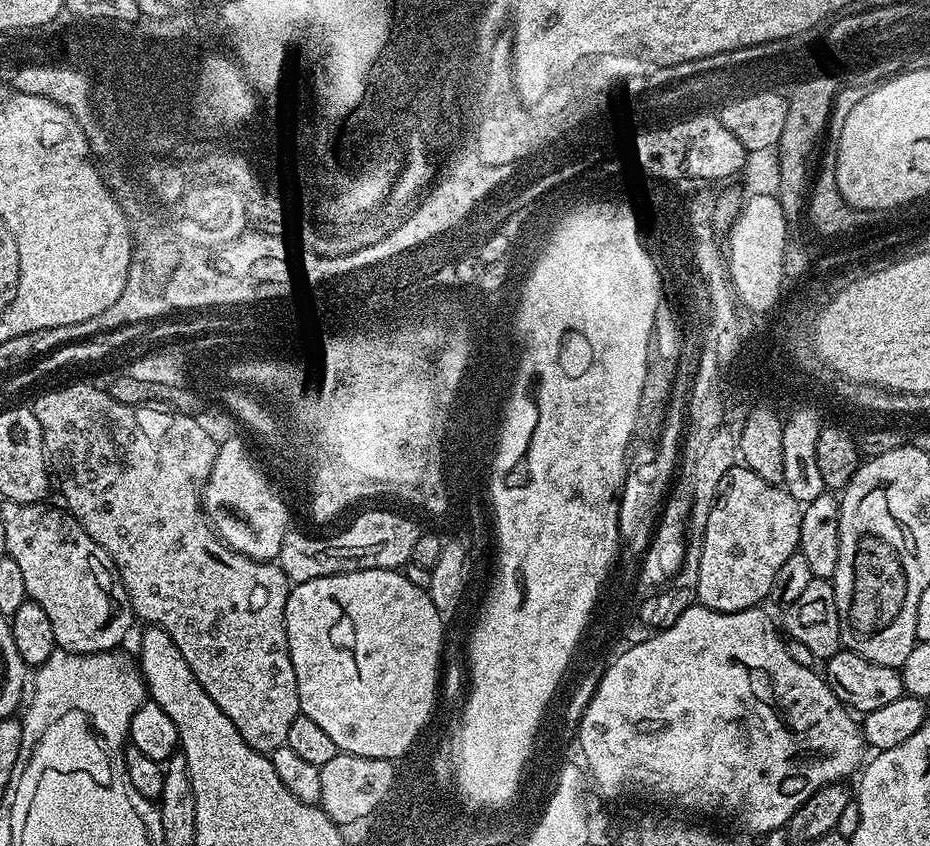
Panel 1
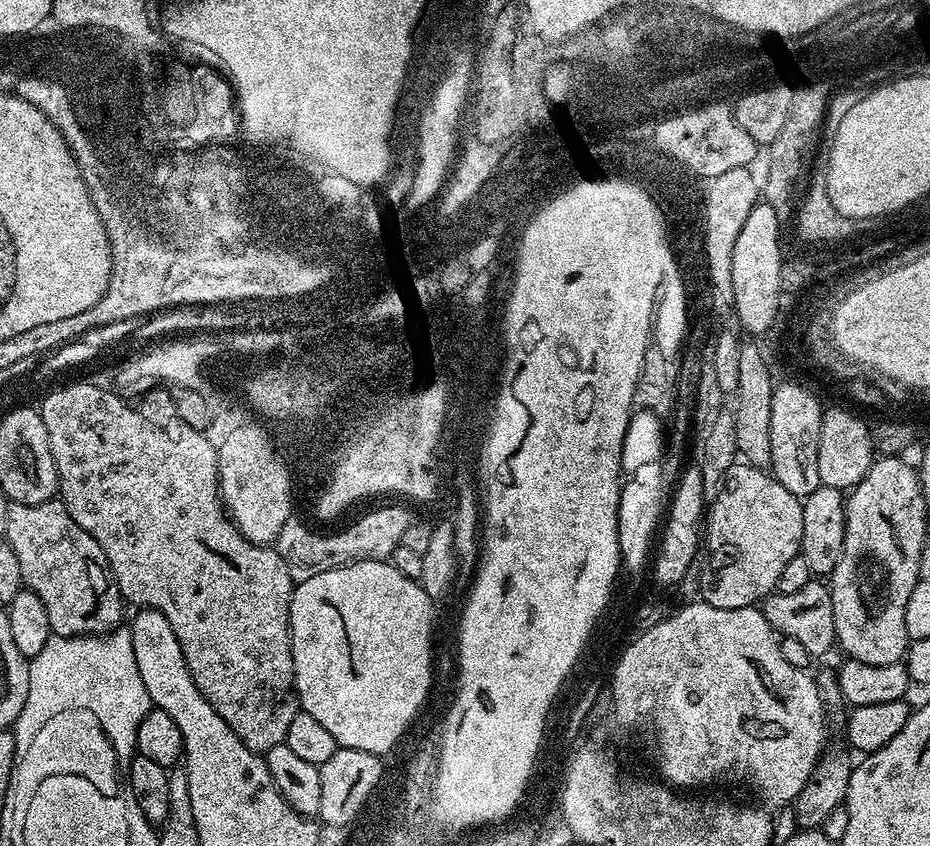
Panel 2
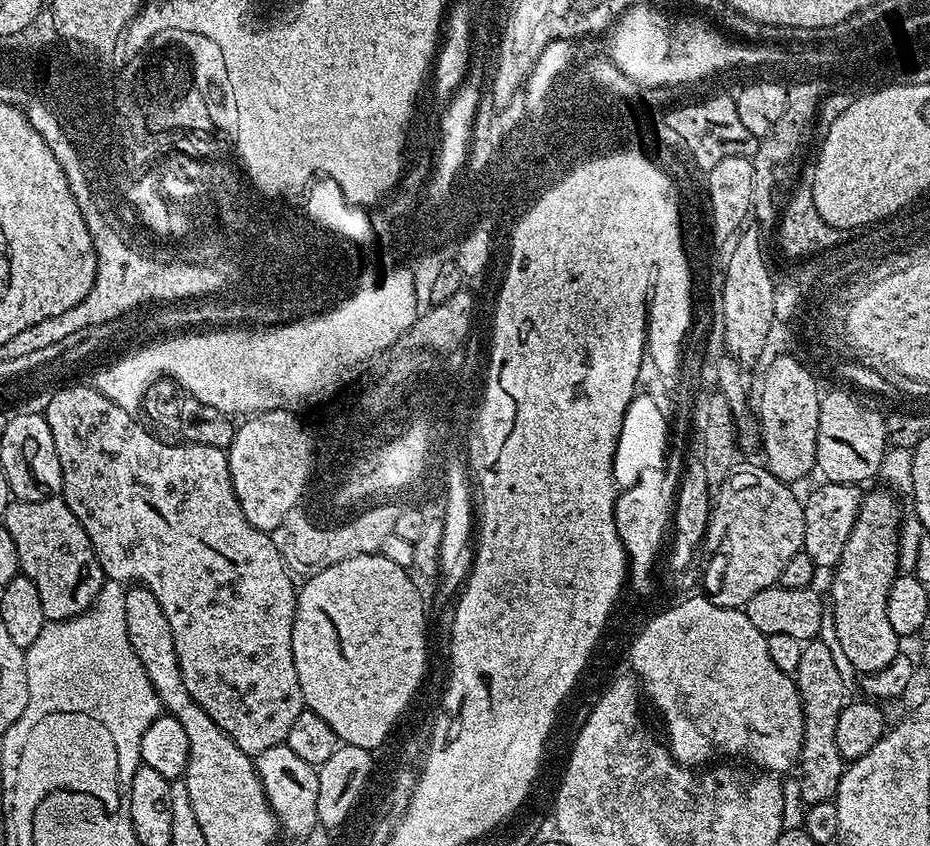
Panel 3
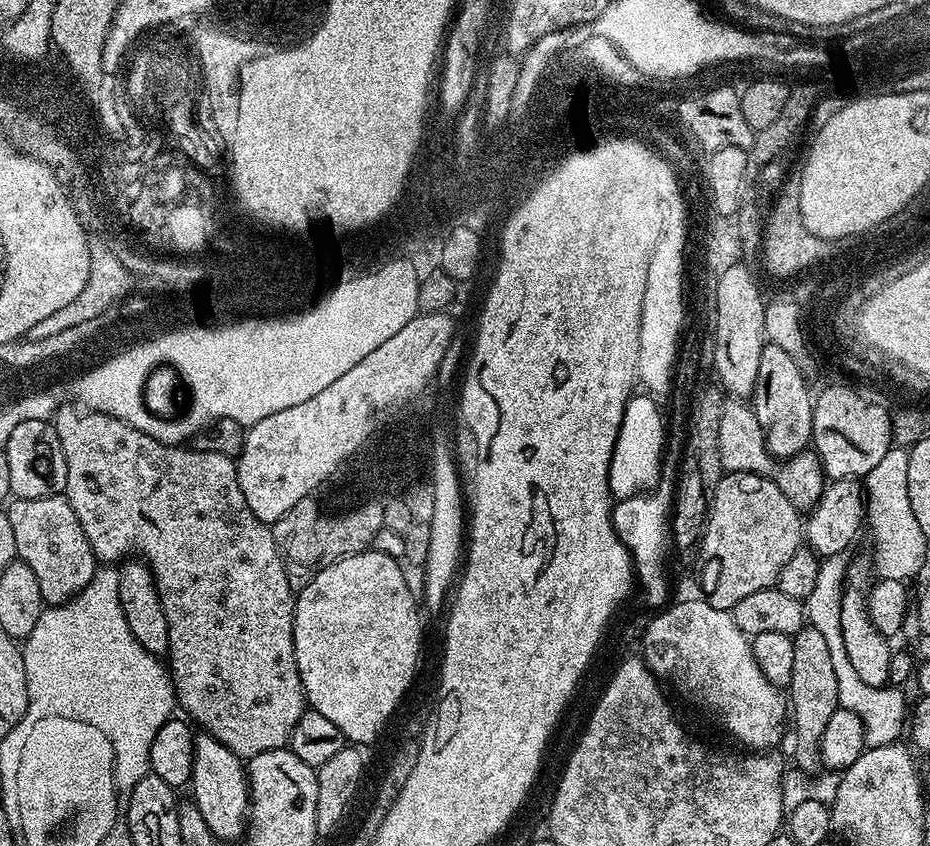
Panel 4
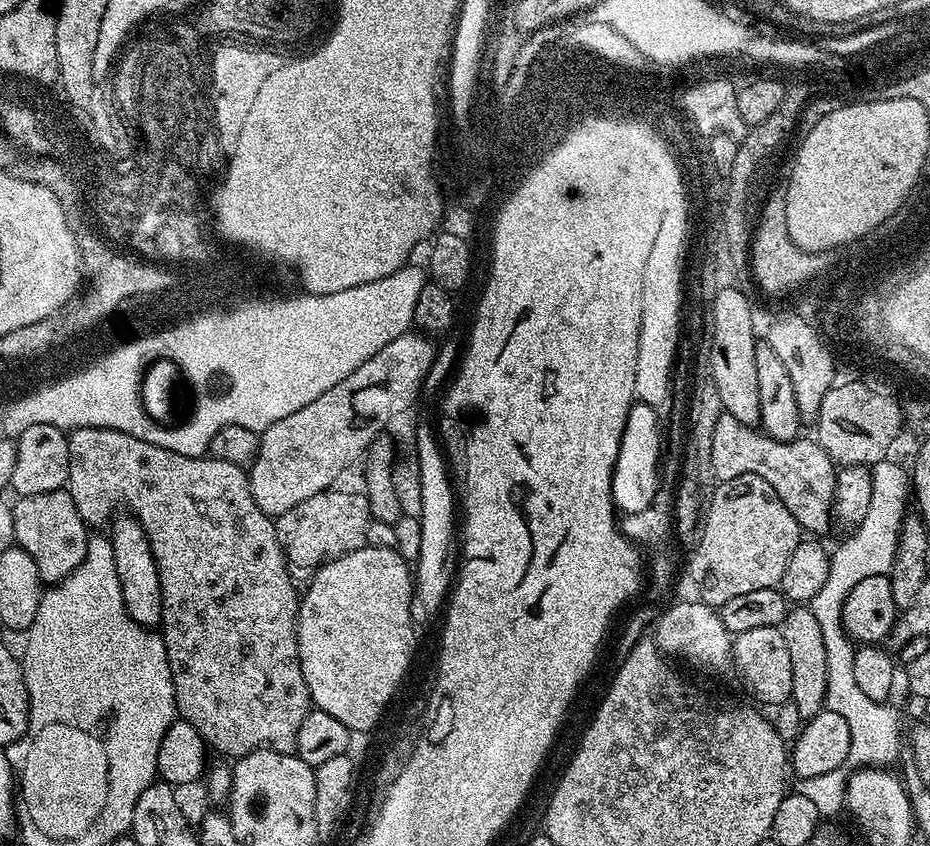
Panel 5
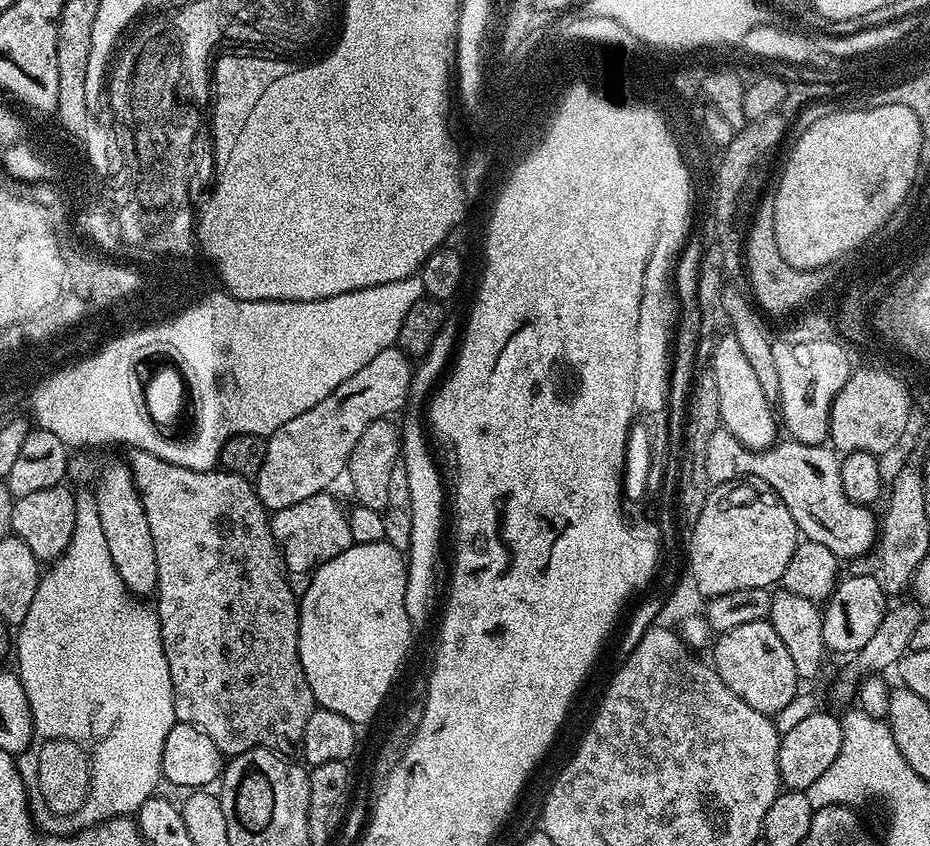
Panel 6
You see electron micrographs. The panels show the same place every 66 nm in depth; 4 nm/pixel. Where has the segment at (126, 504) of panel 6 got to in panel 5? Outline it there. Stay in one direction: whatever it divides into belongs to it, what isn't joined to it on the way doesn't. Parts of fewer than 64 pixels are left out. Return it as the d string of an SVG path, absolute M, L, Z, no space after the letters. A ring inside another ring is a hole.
M120 515L111 521L110 539L114 550L114 570L118 570L118 586L122 586L122 602L130 618L134 618L134 622L138 622L144 628L155 629L162 621L162 610L164 609L158 566L154 562L154 554L146 538L146 530L142 530L135 516Z

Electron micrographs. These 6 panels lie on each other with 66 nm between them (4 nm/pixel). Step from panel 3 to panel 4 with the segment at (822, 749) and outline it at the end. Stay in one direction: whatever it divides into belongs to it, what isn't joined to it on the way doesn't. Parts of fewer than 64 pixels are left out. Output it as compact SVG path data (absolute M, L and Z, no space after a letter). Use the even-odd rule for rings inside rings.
M805 626L792 637L794 644L794 670L790 670L790 682L786 685L786 696L790 701L790 724L796 727L796 760L795 767L809 773L815 773L821 767L820 739L822 730L826 730L826 722L830 722L830 714L840 707L838 702L838 678L834 675L834 666L830 659L830 649L822 639L822 633L811 626Z

